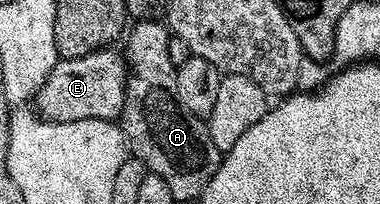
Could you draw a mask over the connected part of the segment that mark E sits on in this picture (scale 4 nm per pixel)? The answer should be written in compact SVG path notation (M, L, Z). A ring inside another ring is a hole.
M109 47L94 51L85 57L57 60L34 98L39 116L45 121L61 123L116 121L124 106L128 70L123 56L114 50L115 48Z

